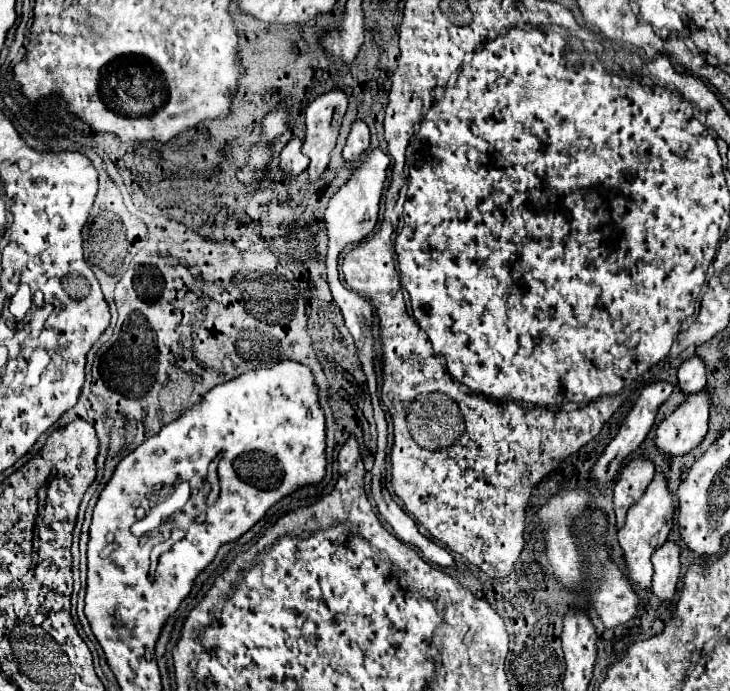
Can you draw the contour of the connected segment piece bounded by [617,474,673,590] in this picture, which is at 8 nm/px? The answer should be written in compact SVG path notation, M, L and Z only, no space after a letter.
M655 474L653 482L645 490L643 498L629 508L625 526L617 532L617 540L619 540L619 546L623 550L623 560L627 566L627 578L639 590L649 590L651 576L653 576L651 556L659 546L663 546L671 526L673 526L673 504L671 504L671 496L667 492L667 482L665 482L663 474Z

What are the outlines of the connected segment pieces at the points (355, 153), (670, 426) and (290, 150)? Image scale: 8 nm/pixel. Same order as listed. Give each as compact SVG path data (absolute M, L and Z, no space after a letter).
M355 120L351 124L351 132L347 136L347 144L343 148L343 158L347 162L357 160L369 148L369 128L363 120Z
M697 392L665 418L655 430L655 446L665 456L685 456L701 444L707 434L709 394Z
M293 138L287 142L287 146L279 154L279 166L289 174L299 174L307 168L307 156L303 154L303 140Z

